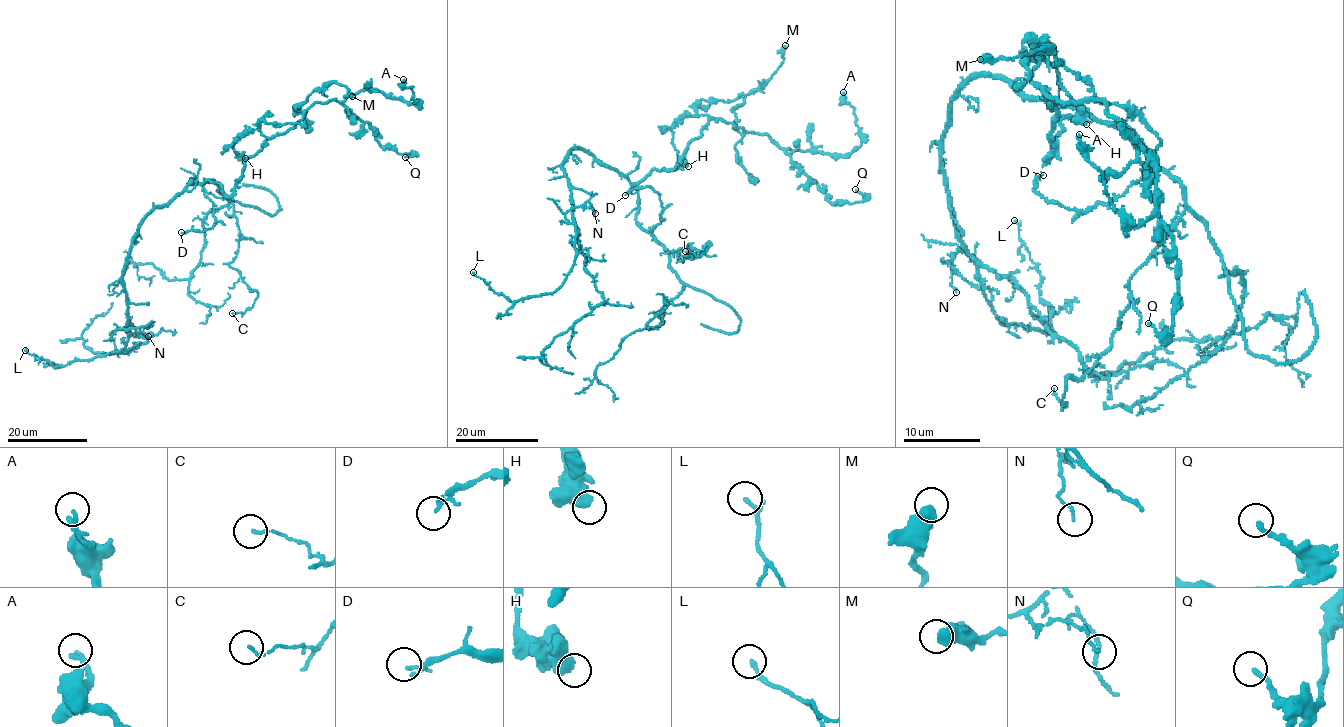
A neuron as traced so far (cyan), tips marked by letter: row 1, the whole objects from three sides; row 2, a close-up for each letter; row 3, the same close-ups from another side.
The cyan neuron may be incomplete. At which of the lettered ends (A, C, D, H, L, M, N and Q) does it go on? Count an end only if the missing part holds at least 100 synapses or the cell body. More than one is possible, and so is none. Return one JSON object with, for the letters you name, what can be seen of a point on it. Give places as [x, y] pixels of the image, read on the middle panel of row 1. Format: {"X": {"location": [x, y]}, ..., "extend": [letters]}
{"extend": []}

